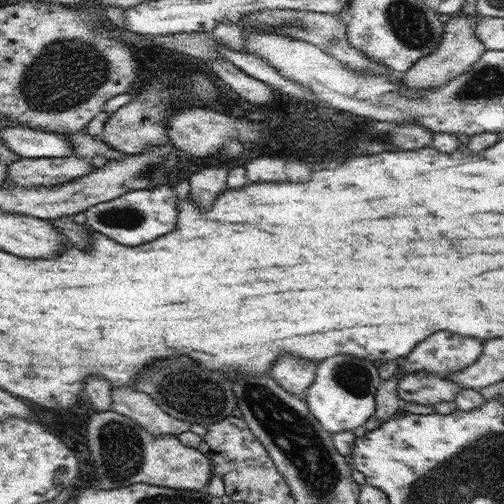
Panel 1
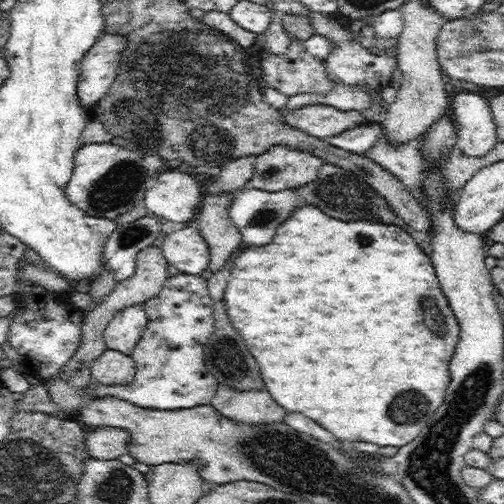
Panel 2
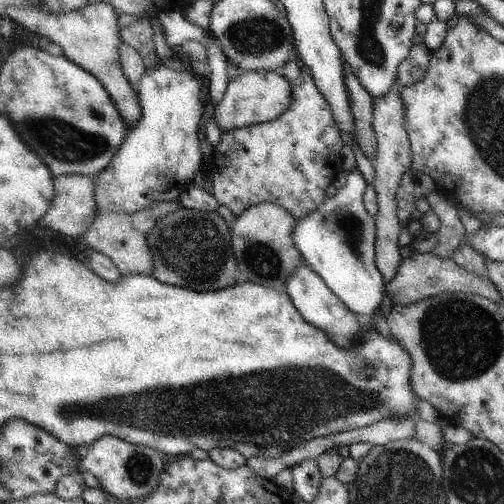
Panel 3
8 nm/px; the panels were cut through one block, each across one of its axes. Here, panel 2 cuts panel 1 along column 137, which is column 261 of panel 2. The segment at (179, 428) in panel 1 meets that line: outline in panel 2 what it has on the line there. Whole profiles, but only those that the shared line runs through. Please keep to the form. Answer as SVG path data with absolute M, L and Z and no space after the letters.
M224 384L218 386L216 396L210 406L214 406L220 416L240 422L240 424L286 424L288 412L274 402L270 392L246 390L236 392Z

